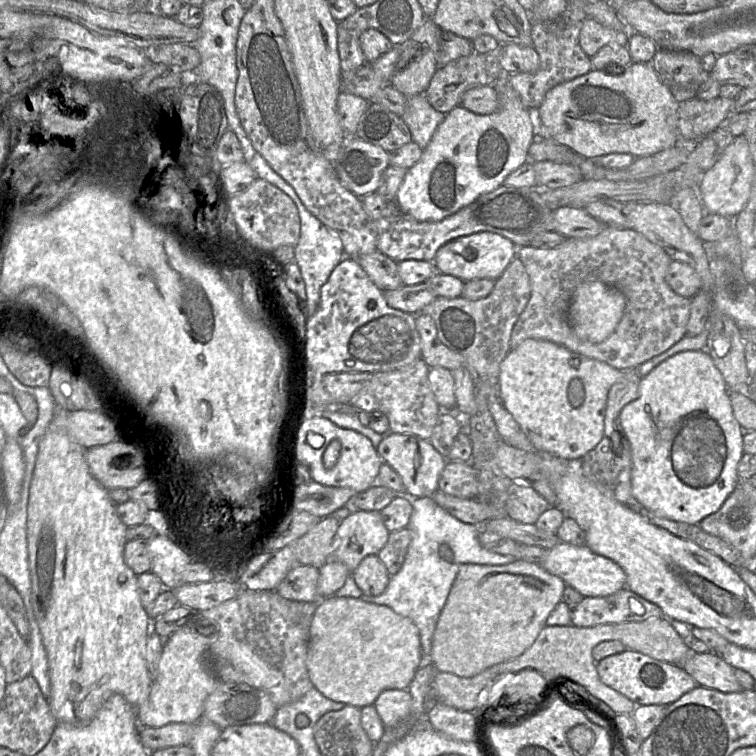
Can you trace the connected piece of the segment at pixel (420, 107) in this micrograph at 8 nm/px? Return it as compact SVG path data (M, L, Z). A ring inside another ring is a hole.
M424 94L406 98L407 104L401 118L408 126L412 141L423 150L430 143L445 114L434 109Z

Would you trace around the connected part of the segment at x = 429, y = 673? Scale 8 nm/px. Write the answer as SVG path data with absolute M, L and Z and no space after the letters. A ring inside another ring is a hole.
M431 497L411 499L412 515L407 528L411 532L411 542L400 570L393 576L383 593L377 596L363 594L354 578L349 576L344 585L334 594L336 597L351 597L368 603L383 605L394 612L410 618L420 635L424 663L417 669L409 687L415 693L421 717L431 710L435 701L429 701L428 690L432 686L436 668L429 662L432 641L440 614L446 604L459 568L463 564L501 566L516 560L510 555L500 555L483 548L479 542L479 527L461 522L441 508Z

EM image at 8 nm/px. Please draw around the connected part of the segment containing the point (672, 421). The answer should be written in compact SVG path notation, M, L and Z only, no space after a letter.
M705 349L679 352L660 363L646 376L641 377L638 389L638 398L623 408L620 413L620 425L625 432L631 447L632 495L641 505L656 516L676 522L699 524L702 519L718 511L727 497L737 486L739 482L737 466L744 454L743 435L745 430L742 429L739 422L734 417L729 398L729 388L726 385L722 374L715 366L710 354Z

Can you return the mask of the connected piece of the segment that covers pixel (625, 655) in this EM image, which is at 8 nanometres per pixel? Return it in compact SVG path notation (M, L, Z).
M633 650L605 657L596 663L596 670L601 681L627 697L636 706L669 705L677 701L698 683L677 665L653 659Z

